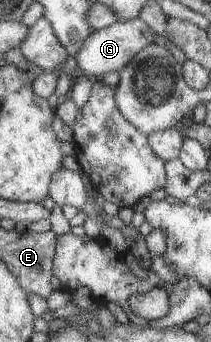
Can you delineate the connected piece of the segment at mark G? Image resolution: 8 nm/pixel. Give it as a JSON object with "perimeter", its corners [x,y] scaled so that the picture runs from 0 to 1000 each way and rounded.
{"perimeter":[[[654,50],[441,91],[427,105],[398,111],[393,132],[351,158],[365,213],[427,234],[464,234],[507,211],[573,205],[607,181],[626,178],[626,164],[645,152],[678,146],[682,135],[716,132],[720,111],[730,111],[730,94]]]}

